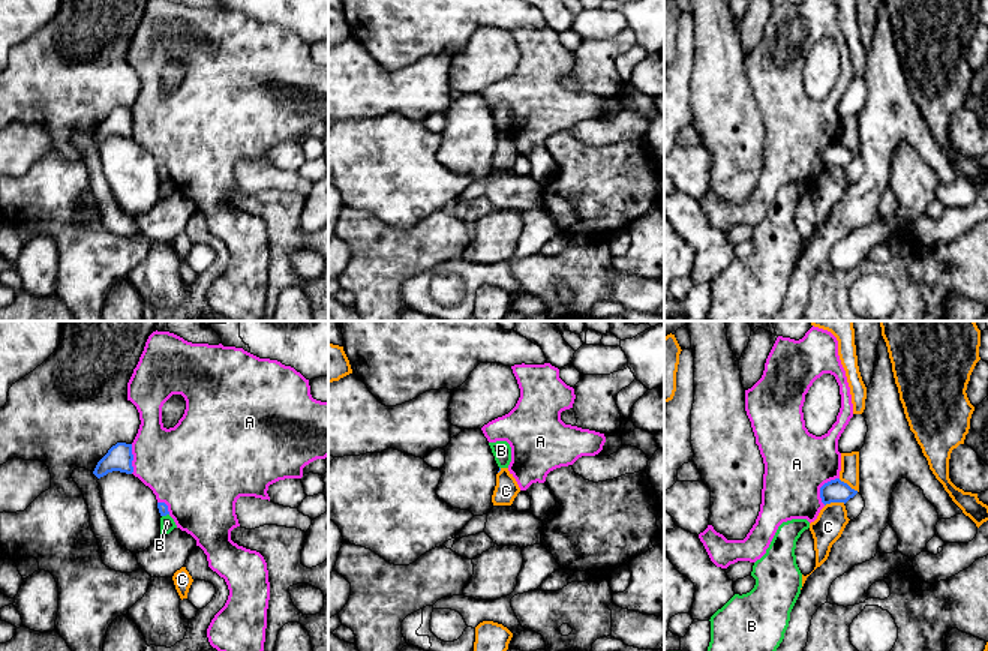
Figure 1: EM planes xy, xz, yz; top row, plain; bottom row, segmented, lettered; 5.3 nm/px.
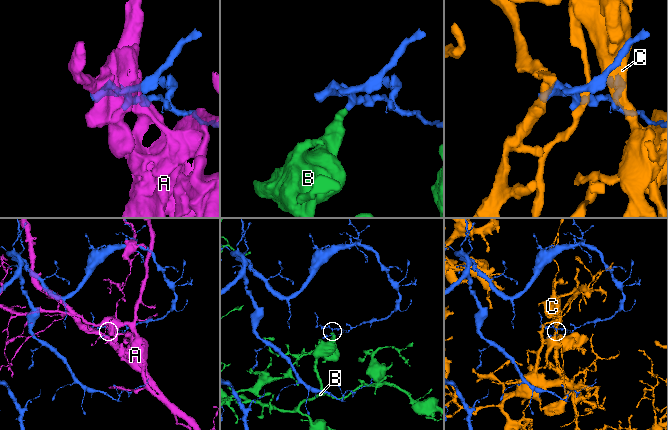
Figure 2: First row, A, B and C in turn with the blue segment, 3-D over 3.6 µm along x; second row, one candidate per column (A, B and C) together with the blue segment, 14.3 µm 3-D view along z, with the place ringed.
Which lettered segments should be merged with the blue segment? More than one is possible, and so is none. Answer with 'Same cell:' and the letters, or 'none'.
Same cell: none

